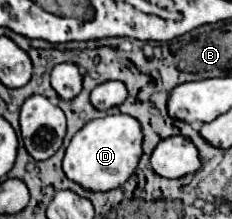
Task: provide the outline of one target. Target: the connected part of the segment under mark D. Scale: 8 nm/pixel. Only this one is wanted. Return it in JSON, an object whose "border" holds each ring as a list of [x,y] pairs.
{"border":[[[114,114],[114,116],[90,120],[70,140],[64,154],[62,170],[66,178],[80,184],[84,190],[110,192],[114,188],[120,188],[134,174],[142,154],[140,142],[142,142],[140,124],[132,116]]]}

